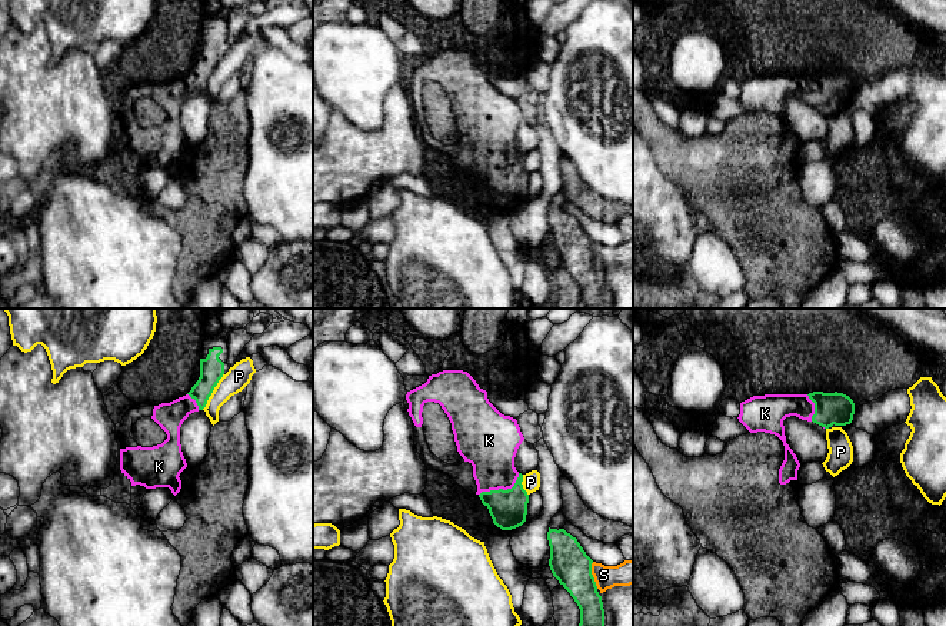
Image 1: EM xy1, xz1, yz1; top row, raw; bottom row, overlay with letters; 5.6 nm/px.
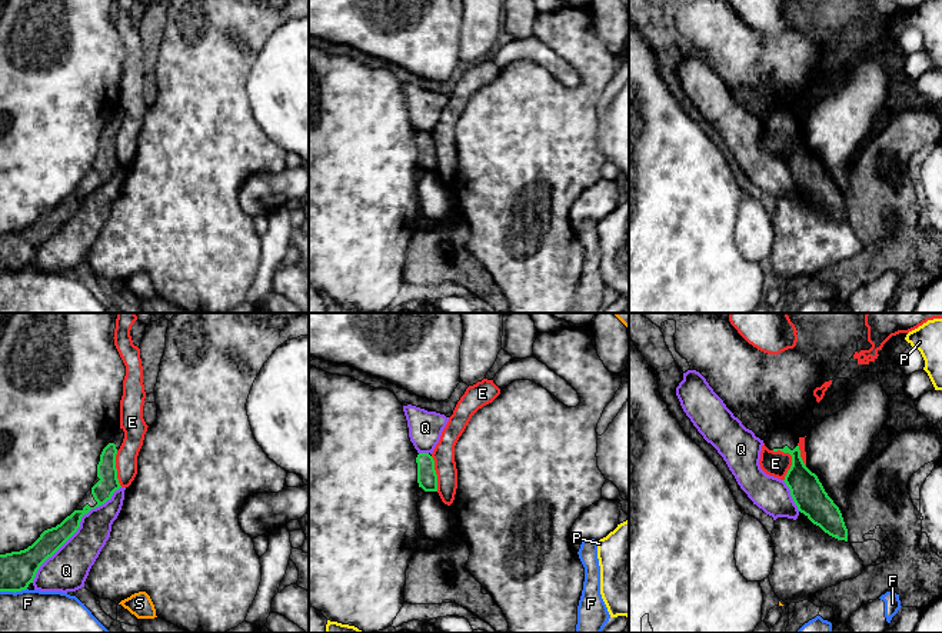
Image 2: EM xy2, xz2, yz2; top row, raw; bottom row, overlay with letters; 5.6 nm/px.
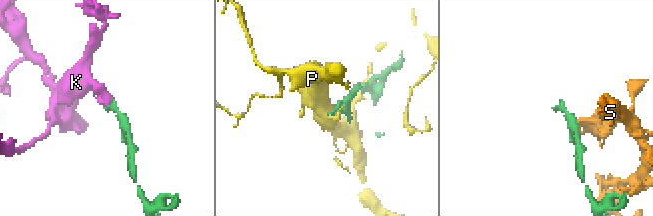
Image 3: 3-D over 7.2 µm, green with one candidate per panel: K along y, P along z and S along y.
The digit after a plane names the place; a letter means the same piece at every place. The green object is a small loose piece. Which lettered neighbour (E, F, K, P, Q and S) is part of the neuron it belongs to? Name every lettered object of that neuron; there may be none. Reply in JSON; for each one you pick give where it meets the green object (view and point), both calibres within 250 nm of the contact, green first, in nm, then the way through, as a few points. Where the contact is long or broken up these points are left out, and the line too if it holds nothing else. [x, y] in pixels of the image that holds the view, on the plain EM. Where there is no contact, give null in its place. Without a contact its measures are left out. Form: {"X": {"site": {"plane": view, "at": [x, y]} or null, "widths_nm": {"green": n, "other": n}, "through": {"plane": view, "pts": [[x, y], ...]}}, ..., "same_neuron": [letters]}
{"K": {"site": {"plane": "xz1", "at": [502, 169]}, "widths_nm": {"green": 200, "other": 300}}, "same_neuron": ["K"]}

